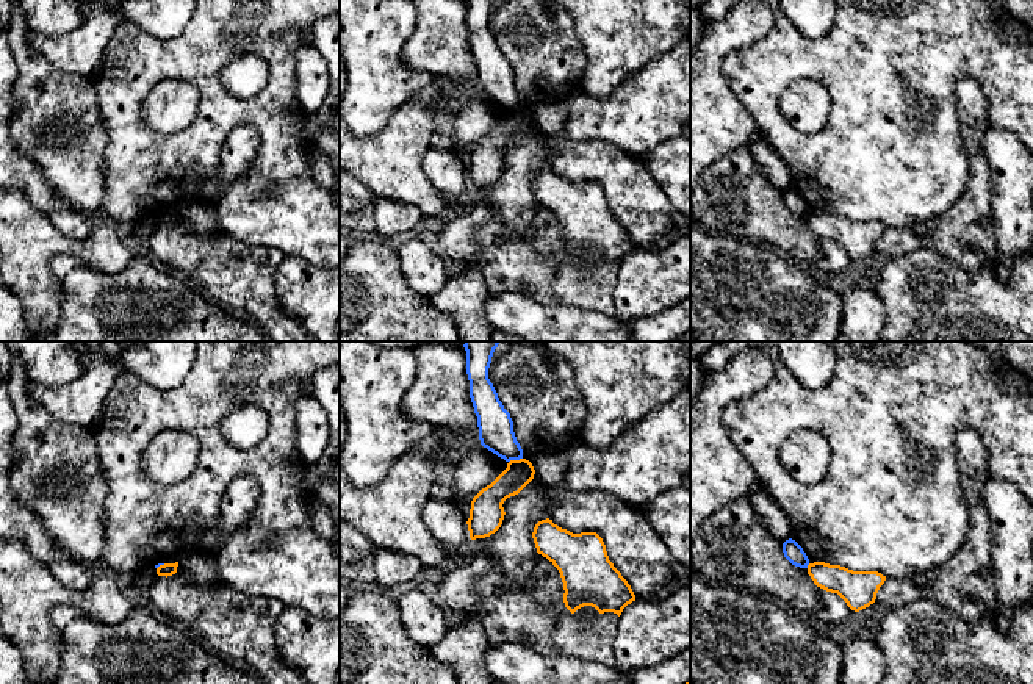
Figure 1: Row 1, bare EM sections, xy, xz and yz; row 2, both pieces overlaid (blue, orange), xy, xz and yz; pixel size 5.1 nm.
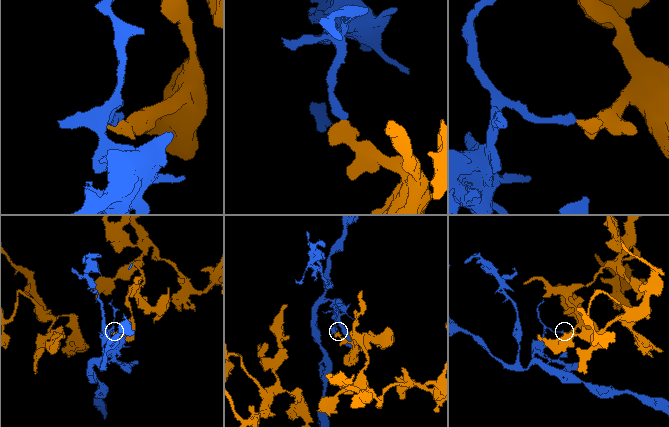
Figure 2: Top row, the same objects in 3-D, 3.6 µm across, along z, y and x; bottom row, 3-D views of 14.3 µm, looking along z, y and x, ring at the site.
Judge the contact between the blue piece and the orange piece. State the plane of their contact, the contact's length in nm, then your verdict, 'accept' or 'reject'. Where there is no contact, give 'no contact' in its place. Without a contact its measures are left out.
meets blue in xz; contact 80 nm long; reject

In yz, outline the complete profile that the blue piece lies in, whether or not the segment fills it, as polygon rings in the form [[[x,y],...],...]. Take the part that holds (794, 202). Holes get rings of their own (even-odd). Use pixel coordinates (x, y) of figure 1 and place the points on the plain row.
[[[792,188],[783,193],[784,207],[795,216],[808,218],[809,208],[803,197]]]

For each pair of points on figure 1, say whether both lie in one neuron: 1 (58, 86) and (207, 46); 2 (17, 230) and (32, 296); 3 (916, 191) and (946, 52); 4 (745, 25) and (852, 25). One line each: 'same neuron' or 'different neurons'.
1: different neurons
2: same neuron
3: same neuron
4: different neurons

